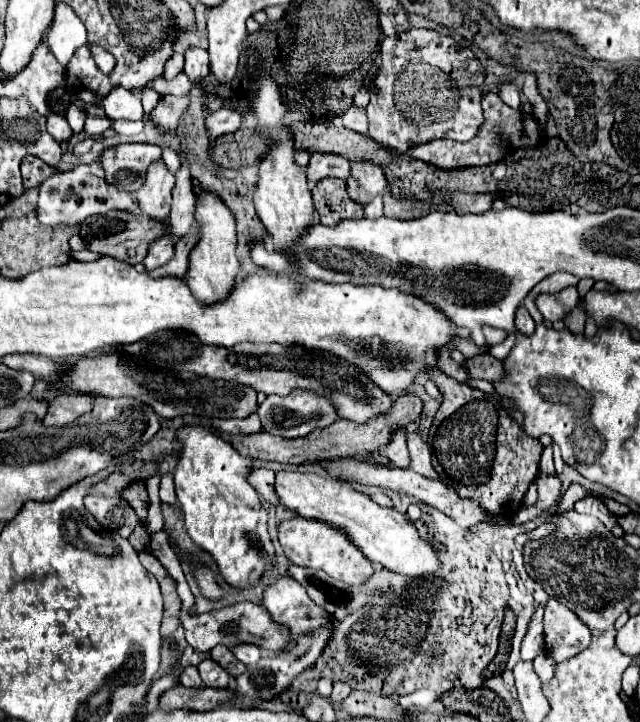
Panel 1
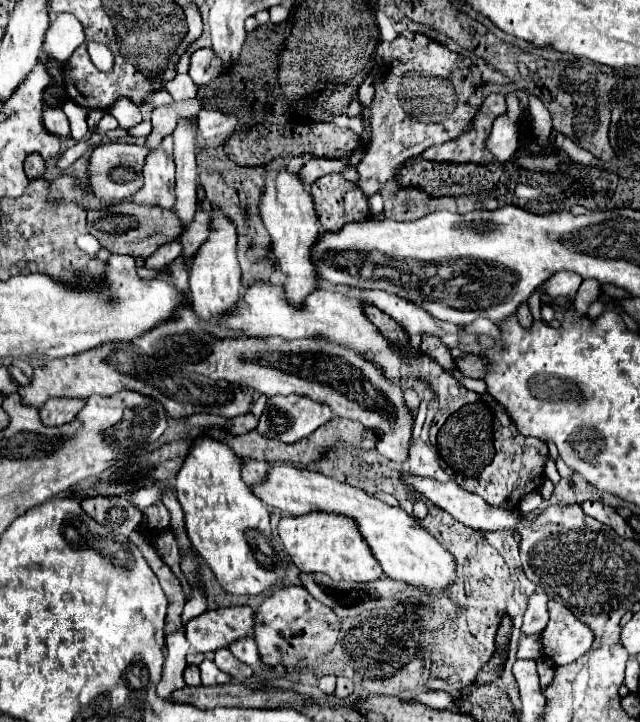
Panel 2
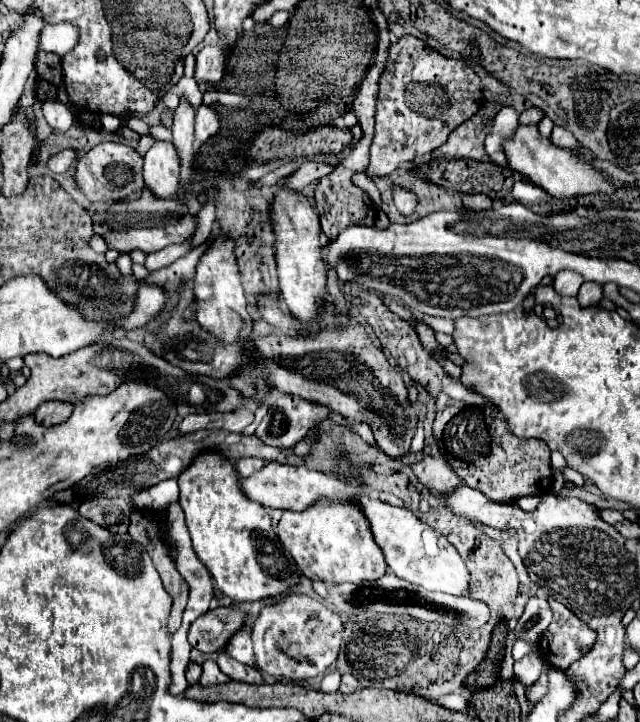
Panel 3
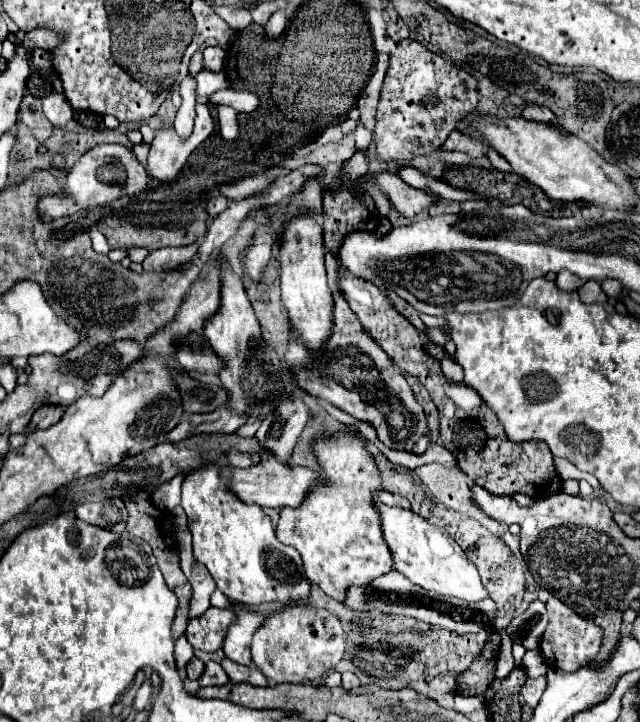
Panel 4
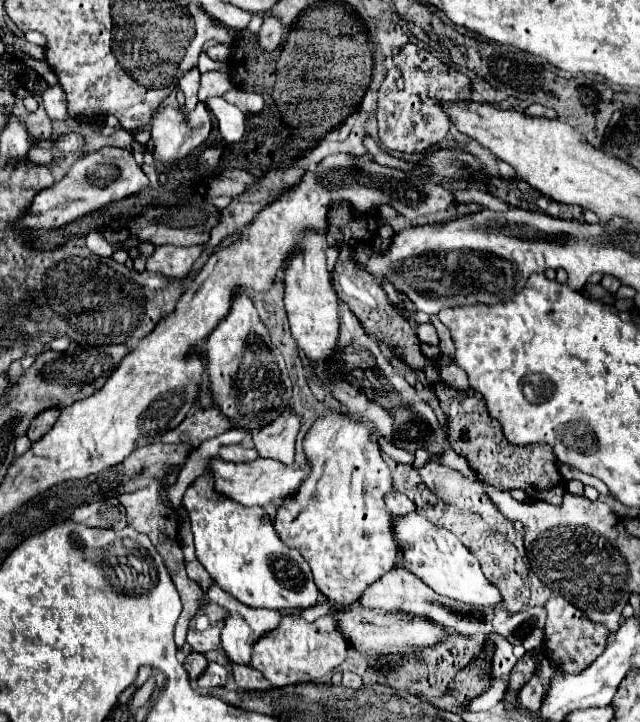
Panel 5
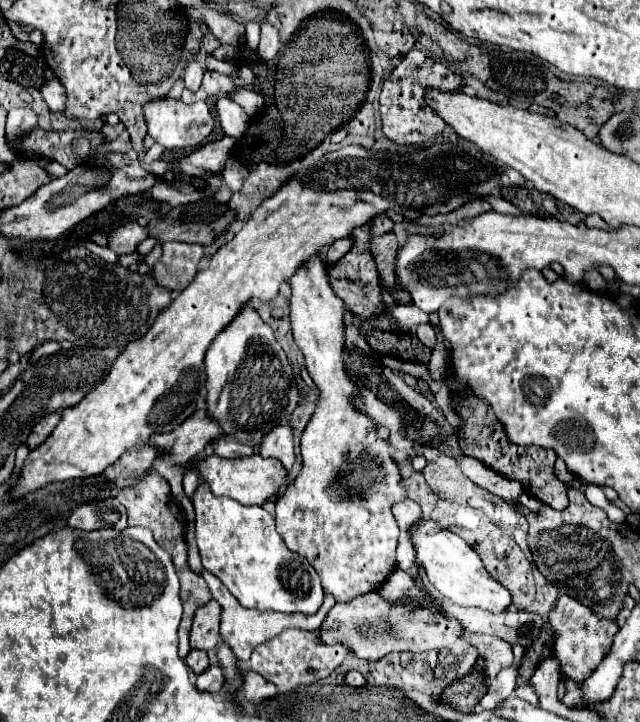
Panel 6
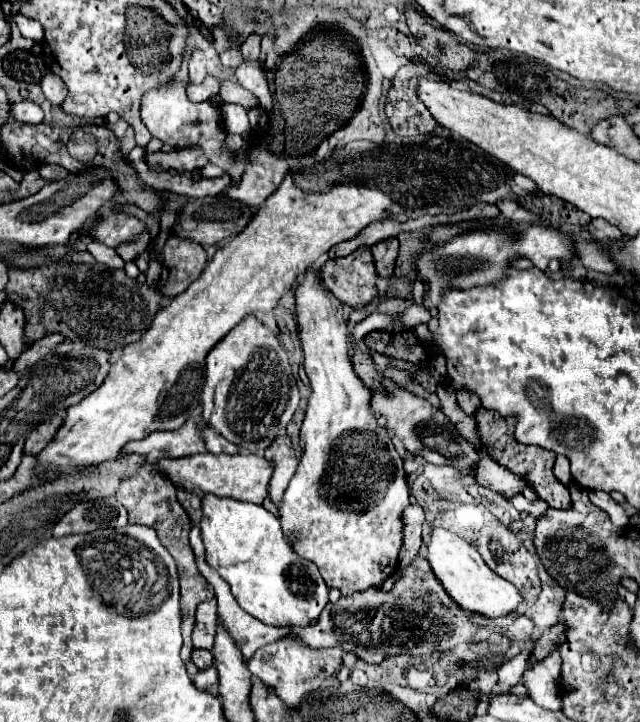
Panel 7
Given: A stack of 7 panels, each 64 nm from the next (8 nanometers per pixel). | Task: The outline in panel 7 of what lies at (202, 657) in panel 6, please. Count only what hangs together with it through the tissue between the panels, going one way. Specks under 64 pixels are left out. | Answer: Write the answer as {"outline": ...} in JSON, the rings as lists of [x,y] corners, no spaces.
{"outline":[[[194,650],[192,652],[192,662],[198,670],[206,670],[208,666],[212,666],[212,654],[208,650]]]}

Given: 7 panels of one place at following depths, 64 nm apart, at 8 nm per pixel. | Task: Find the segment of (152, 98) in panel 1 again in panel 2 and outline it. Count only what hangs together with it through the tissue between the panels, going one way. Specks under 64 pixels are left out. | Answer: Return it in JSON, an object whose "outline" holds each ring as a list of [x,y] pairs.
{"outline":[[[158,90],[158,92],[154,92],[154,94],[144,98],[144,104],[152,106],[152,108],[162,106],[162,104],[170,104],[170,102],[172,102],[172,96],[168,92],[164,92],[164,90]]]}

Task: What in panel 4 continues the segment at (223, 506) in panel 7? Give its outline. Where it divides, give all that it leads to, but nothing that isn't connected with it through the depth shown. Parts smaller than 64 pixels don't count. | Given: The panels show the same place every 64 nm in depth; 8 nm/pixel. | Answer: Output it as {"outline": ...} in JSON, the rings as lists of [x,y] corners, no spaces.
{"outline":[[[200,466],[182,482],[182,508],[194,538],[196,560],[208,568],[218,590],[234,602],[280,602],[282,606],[302,602],[310,592],[310,582],[304,576],[300,554],[280,544],[264,510],[242,502],[228,488],[228,480],[228,466]]]}

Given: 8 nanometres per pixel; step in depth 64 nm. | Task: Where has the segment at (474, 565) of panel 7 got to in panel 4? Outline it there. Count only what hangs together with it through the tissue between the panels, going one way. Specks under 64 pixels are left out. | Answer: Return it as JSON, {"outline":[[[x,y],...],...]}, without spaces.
{"outline":[[[374,504],[374,508],[380,516],[384,542],[388,550],[392,552],[394,570],[404,574],[410,582],[432,592],[456,596],[466,602],[488,598],[488,594],[482,588],[476,568],[472,568],[472,564],[464,556],[464,550],[444,530],[426,522],[422,516],[414,514],[412,510],[386,506],[386,504]]]}

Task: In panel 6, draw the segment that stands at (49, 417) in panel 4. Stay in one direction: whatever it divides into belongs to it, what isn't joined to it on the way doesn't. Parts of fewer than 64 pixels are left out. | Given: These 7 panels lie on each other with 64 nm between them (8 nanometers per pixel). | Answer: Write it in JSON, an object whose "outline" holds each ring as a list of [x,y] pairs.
{"outline":[[[52,412],[52,414],[48,414],[48,416],[44,416],[34,428],[32,428],[32,432],[28,434],[28,448],[32,450],[32,448],[36,448],[40,442],[44,442],[48,436],[50,436],[50,432],[56,428],[56,424],[60,422],[60,414],[58,412]]]}

